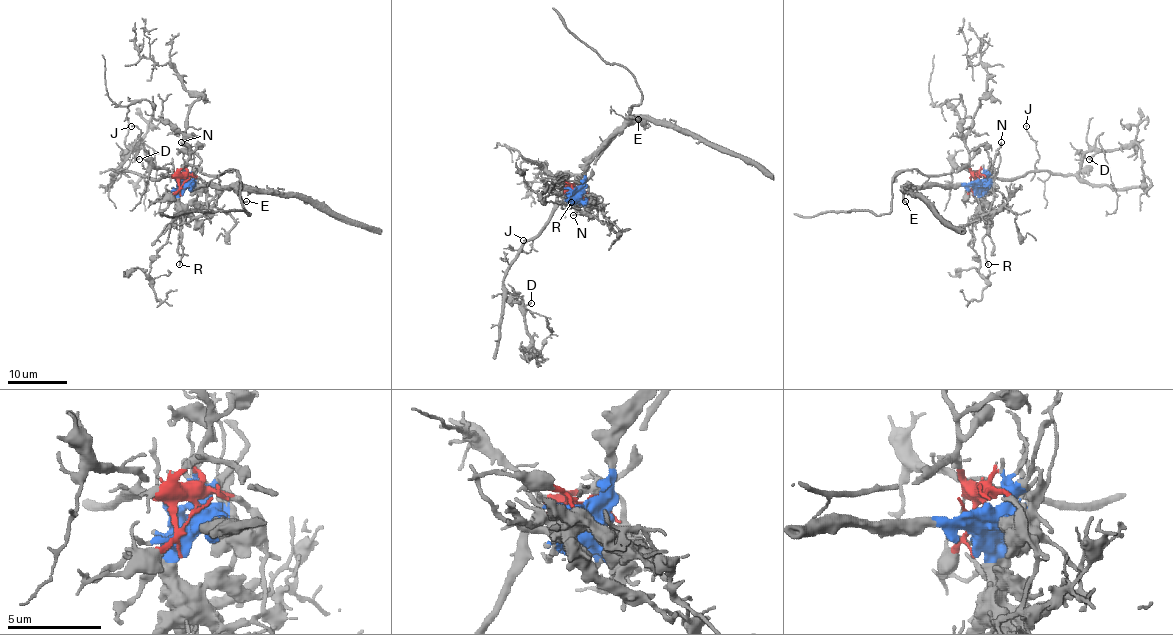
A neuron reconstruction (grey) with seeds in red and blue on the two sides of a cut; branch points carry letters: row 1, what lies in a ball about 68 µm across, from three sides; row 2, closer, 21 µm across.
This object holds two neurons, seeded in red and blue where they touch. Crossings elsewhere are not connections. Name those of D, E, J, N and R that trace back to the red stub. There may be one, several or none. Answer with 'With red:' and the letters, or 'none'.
With red: D, J

